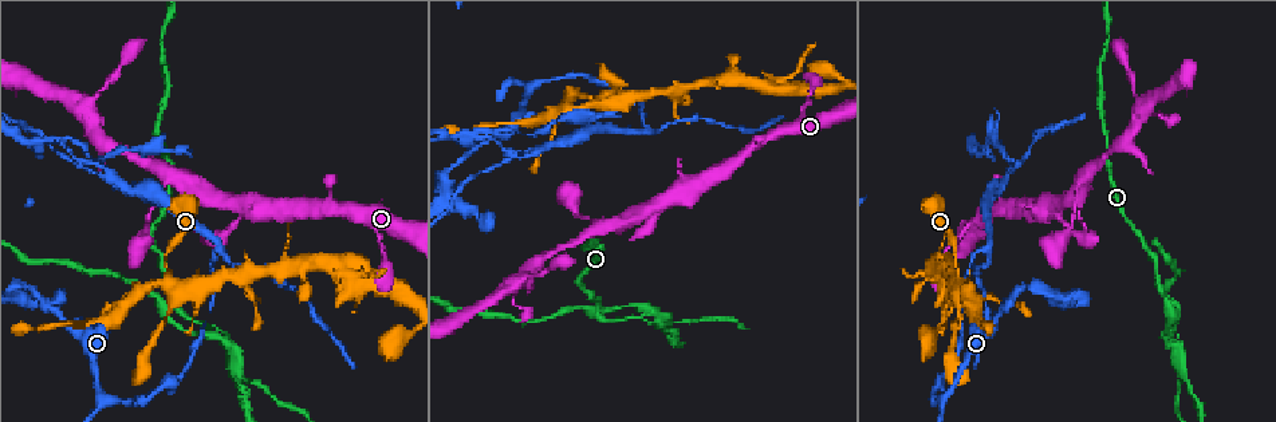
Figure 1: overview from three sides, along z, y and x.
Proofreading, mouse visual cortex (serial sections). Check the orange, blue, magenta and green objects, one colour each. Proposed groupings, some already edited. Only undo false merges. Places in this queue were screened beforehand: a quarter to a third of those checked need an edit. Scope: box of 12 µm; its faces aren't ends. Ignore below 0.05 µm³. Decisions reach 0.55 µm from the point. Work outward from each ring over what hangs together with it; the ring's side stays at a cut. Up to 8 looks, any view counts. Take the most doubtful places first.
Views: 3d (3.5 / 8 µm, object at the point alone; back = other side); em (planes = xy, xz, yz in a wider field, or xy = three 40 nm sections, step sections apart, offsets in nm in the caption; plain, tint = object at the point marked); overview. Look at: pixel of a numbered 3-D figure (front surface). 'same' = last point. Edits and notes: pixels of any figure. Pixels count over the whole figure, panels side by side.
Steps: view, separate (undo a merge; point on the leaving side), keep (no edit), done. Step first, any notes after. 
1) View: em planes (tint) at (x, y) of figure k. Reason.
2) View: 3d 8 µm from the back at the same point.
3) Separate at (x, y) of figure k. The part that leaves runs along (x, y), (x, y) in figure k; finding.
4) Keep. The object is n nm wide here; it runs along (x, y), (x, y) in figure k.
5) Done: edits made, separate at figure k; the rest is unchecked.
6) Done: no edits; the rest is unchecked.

View: 3d 3.5 µm at (1178, 367) of figure 1. Thin neck.

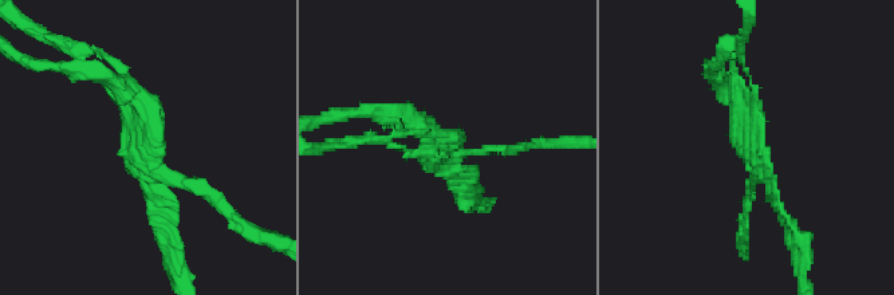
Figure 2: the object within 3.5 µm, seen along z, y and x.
View: em xy step 1 (tint) at (742, 148) of figure 2. Need the tissue.

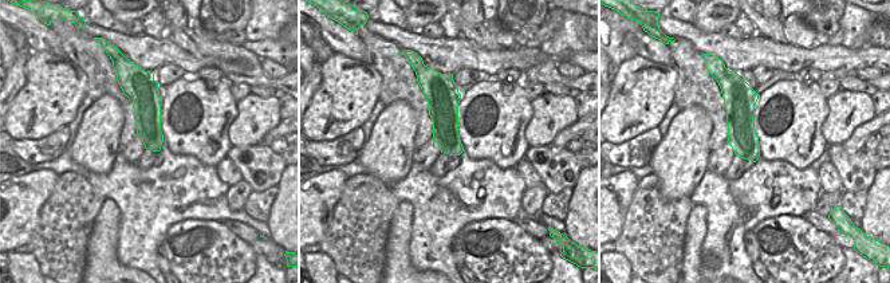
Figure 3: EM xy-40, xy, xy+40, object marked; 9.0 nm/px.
Separate at (353, 113) of figure 2. A border runs along (727, 118), (732, 126), (732, 146) in figure 3; two cells meet here.

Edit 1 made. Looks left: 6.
View: 3d 8 µm at (593, 104) of figure 1.

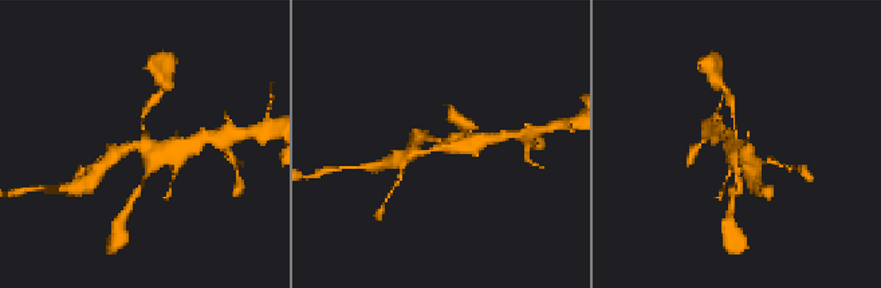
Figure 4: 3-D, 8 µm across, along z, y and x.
View: 3d 3.5 µm at (444, 148) of figure 4.

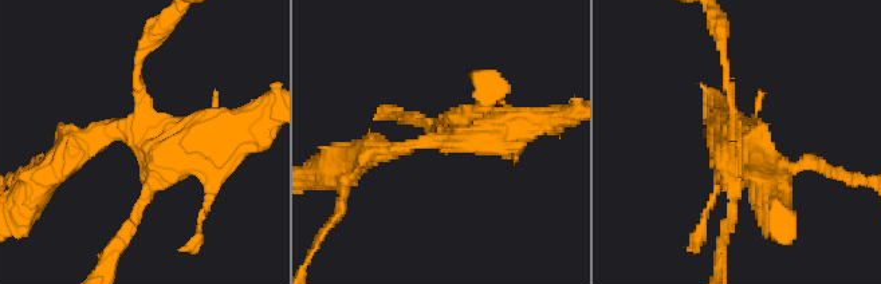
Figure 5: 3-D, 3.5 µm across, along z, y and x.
View: em xy step 1 (tint) at (439, 137) of figure 5. 4 arms meet here; the arms are 100, 250, 350, 500 nm wide.

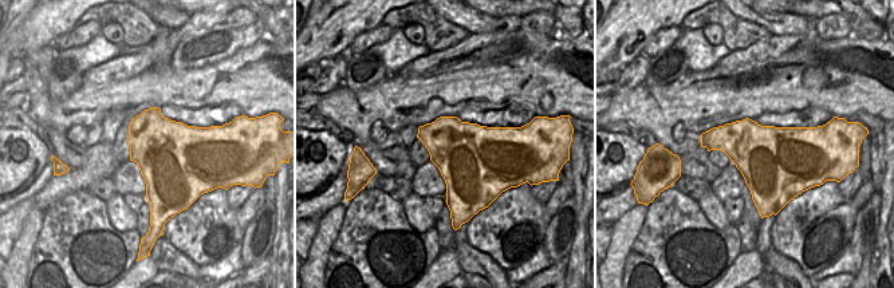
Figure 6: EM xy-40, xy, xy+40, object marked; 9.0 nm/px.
Keep. It runs along (722, 38), (726, 129) in figure 5; all the same cell.

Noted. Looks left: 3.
View: 3d 3.5 µm at (531, 88) of figure 1.

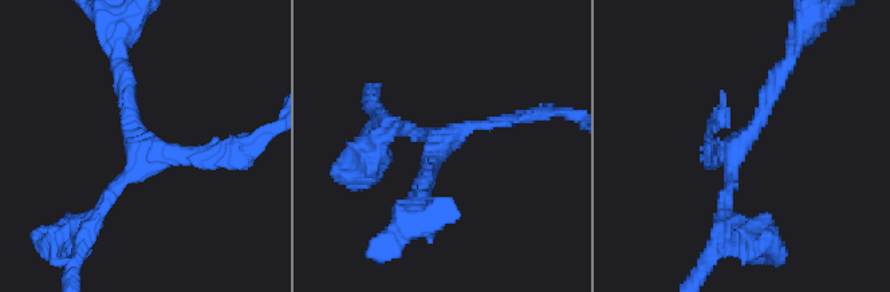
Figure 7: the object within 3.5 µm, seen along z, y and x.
View: em xy step 2 (tint) at (738, 144) of figure 7. 3 arms meet here; the arms are 150, 150, 200 nm wide; now the EM.

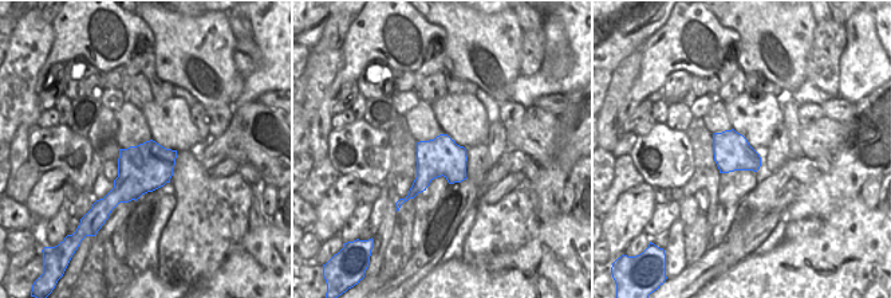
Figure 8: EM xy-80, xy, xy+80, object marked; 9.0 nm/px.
Keep. One cell here.

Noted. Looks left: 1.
Done: edits made, separate at figure 2; the rest is unchecked.

